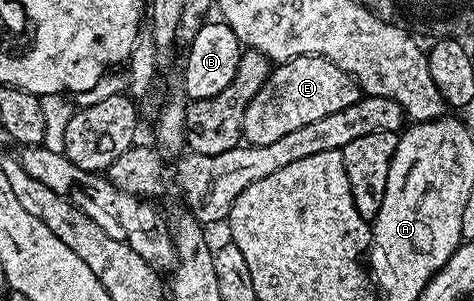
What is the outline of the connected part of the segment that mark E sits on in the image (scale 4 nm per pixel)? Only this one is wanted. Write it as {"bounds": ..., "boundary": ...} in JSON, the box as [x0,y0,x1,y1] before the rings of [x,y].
{"bounds":[242,57,360,145],"boundary":[[[298,57],[276,64],[261,91],[245,107],[242,140],[249,145],[268,145],[309,123],[317,123],[317,119],[325,119],[325,115],[353,107],[360,96],[359,84],[324,57]]]}

